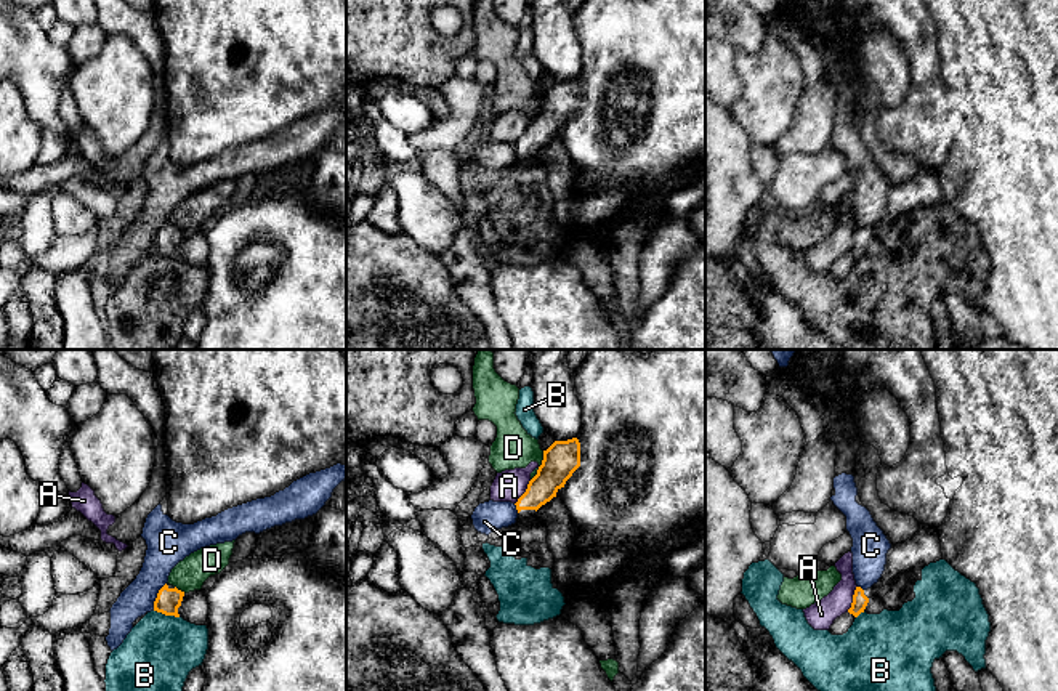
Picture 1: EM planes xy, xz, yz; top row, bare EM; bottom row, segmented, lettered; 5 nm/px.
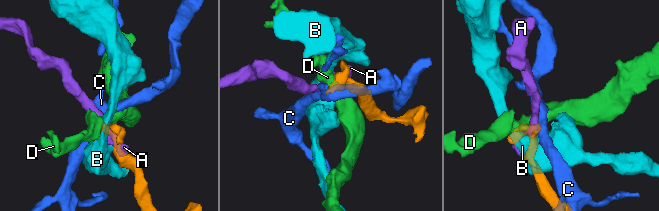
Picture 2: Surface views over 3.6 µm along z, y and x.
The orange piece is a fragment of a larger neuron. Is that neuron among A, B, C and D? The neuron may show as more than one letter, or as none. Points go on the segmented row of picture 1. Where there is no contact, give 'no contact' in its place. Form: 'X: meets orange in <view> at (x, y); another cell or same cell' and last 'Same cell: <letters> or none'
A: meets orange in yz at (853, 598); another cell
B: meets orange in xy at (167, 614); another cell
C: meets orange in xy at (157, 597); another cell
D: meets orange in xz at (541, 465); another cell
Same cell: none

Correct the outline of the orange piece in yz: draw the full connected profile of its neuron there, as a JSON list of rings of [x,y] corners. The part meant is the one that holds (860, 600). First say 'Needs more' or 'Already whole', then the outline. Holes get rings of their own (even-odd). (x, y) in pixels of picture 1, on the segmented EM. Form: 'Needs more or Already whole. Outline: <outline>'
Needs more. Outline: [[[920,524],[911,539],[891,545],[886,553],[885,571],[877,584],[867,590],[856,587],[848,612],[858,617],[882,587],[891,585],[904,572],[920,574],[925,566],[939,560],[943,560],[943,553],[938,527]]]

